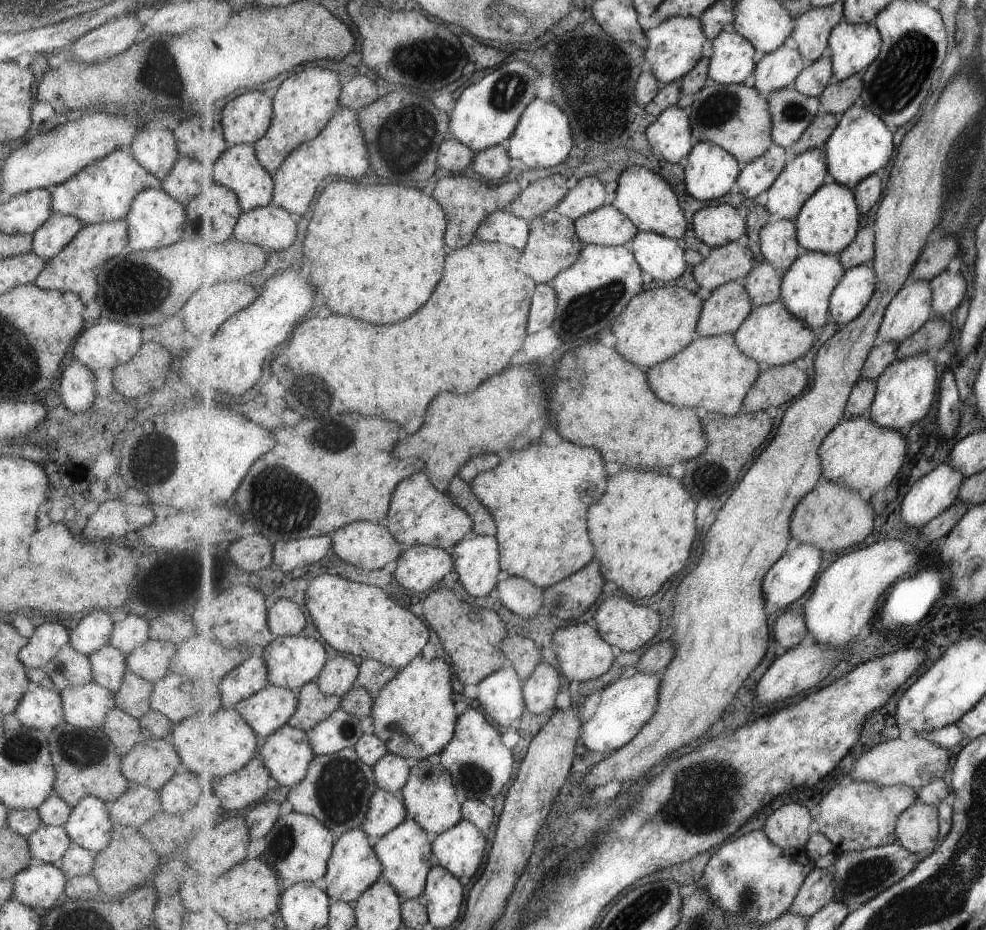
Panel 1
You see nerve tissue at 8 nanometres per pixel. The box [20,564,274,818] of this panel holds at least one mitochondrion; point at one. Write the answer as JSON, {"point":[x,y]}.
{"point":[78,749]}

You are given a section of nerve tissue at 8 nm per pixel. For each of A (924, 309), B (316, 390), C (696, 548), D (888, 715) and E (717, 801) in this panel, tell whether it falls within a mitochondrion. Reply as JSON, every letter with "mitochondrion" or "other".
{"A":"other","B":"mitochondrion","C":"other","D":"other","E":"mitochondrion"}

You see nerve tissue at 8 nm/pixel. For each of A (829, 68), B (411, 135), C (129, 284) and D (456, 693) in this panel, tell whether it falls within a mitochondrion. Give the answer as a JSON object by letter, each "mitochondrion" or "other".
{"A":"other","B":"mitochondrion","C":"mitochondrion","D":"other"}

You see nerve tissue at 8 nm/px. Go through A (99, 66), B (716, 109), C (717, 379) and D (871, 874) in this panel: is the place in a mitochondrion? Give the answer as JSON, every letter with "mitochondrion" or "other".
{"A":"other","B":"mitochondrion","C":"other","D":"mitochondrion"}

